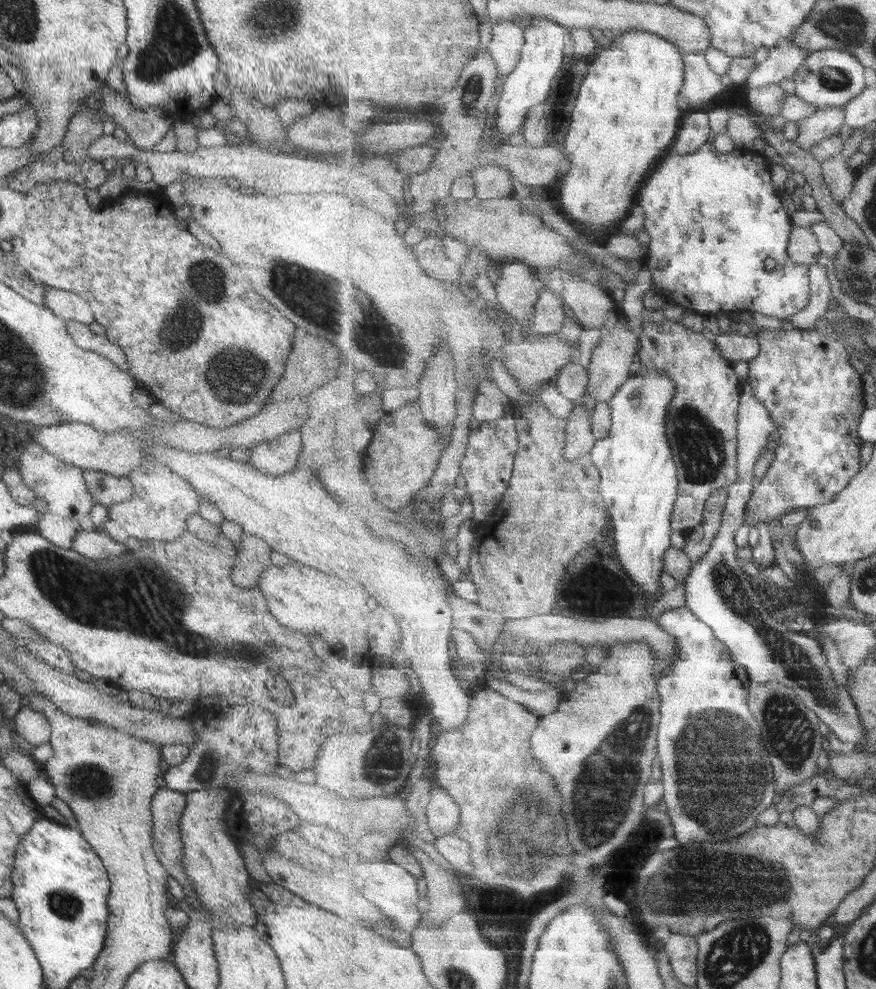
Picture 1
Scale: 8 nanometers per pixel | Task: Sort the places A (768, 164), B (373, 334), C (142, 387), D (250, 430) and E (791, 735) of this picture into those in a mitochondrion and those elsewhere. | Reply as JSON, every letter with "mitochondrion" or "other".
{"A":"other","B":"mitochondrion","C":"other","D":"other","E":"mitochondrion"}

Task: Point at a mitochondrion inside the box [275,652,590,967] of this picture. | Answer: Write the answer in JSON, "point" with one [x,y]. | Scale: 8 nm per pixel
{"point":[531,839]}

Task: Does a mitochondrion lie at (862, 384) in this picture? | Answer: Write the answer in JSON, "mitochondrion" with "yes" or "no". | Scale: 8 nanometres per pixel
{"mitochondrion":"no"}

